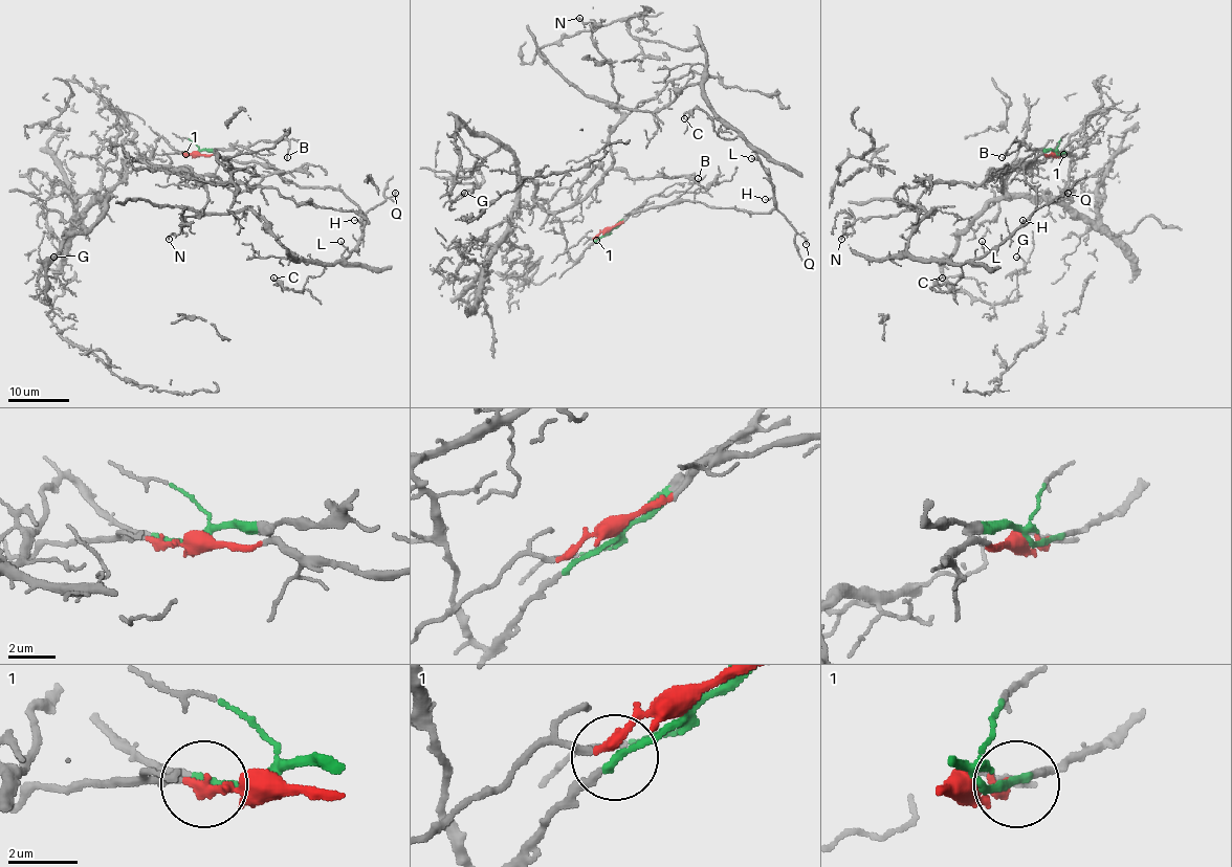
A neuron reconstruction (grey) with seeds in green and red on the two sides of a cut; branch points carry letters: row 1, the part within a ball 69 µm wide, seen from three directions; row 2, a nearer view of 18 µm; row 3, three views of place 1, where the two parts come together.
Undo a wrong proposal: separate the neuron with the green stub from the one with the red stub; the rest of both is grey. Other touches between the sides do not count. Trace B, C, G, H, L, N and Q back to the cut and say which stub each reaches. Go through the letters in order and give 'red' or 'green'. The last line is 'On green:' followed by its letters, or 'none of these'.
B: green
C: red
G: green
H: red
L: red
N: green
Q: red
On green: B, G, N

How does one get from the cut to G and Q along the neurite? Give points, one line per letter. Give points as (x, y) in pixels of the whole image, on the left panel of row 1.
G: (198, 152), (161, 137), (148, 160), (125, 162), (105, 212), (48, 267), (43, 303), (37, 276), (53, 257)
Q: (198, 152), (268, 164), (285, 181), (301, 187), (338, 189), (364, 212), (381, 204), (395, 192)

